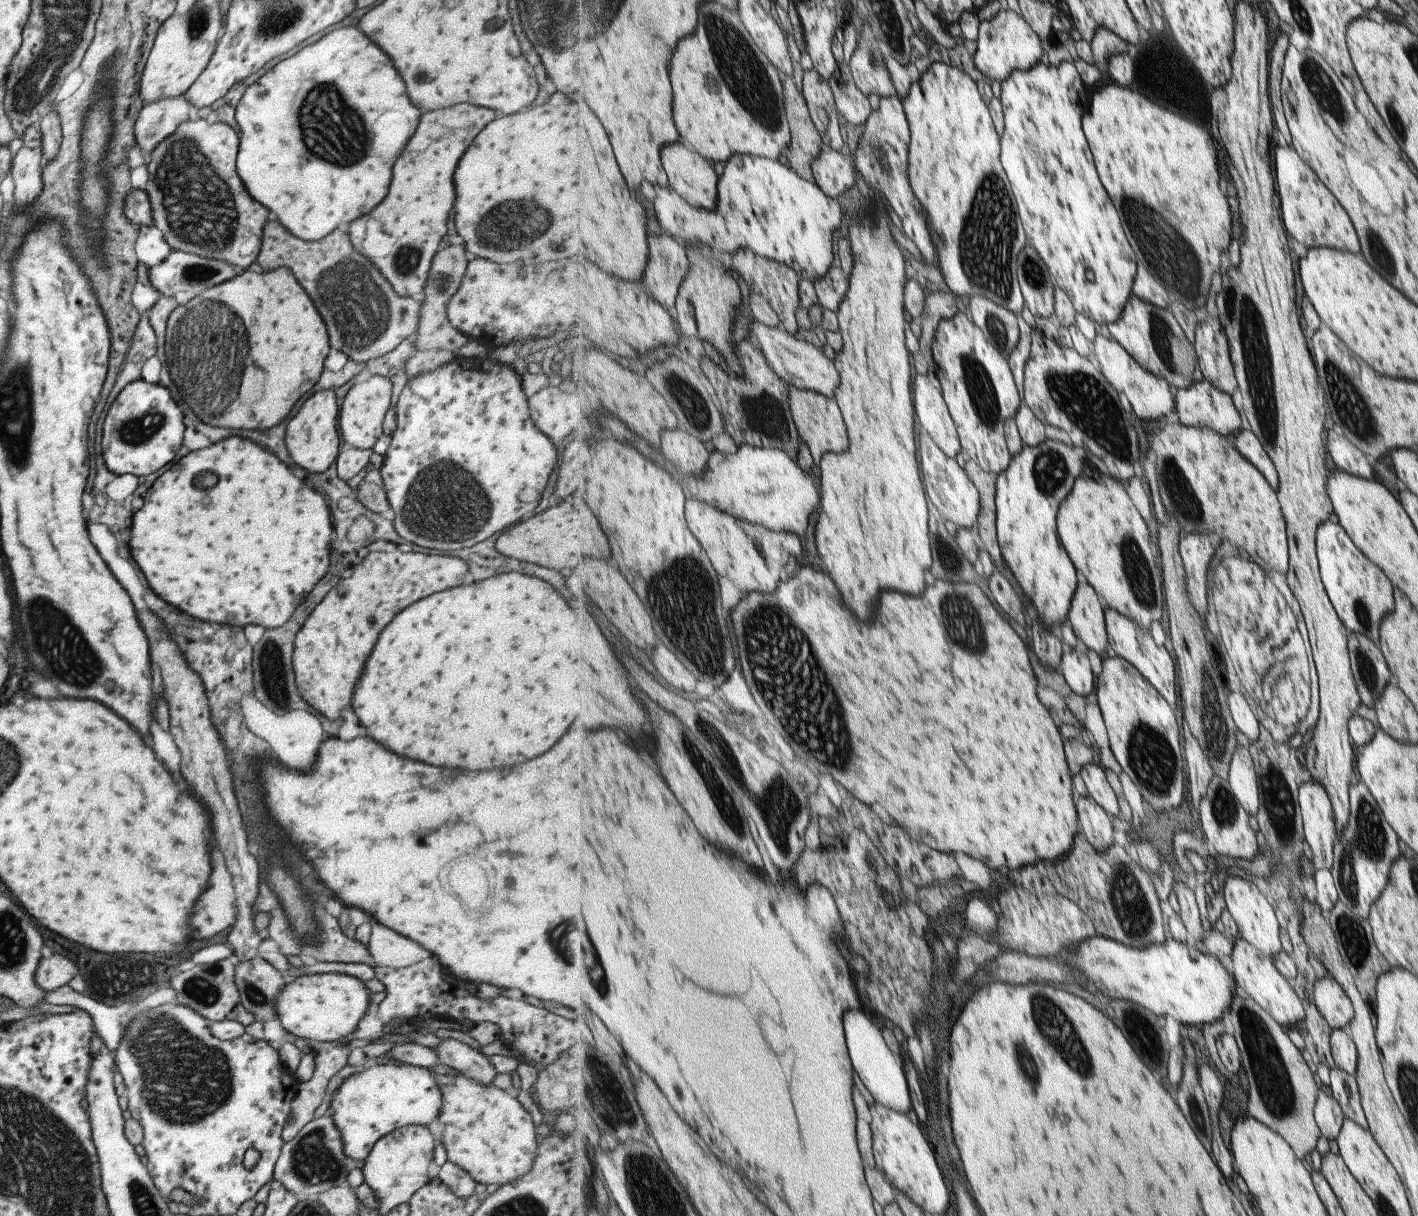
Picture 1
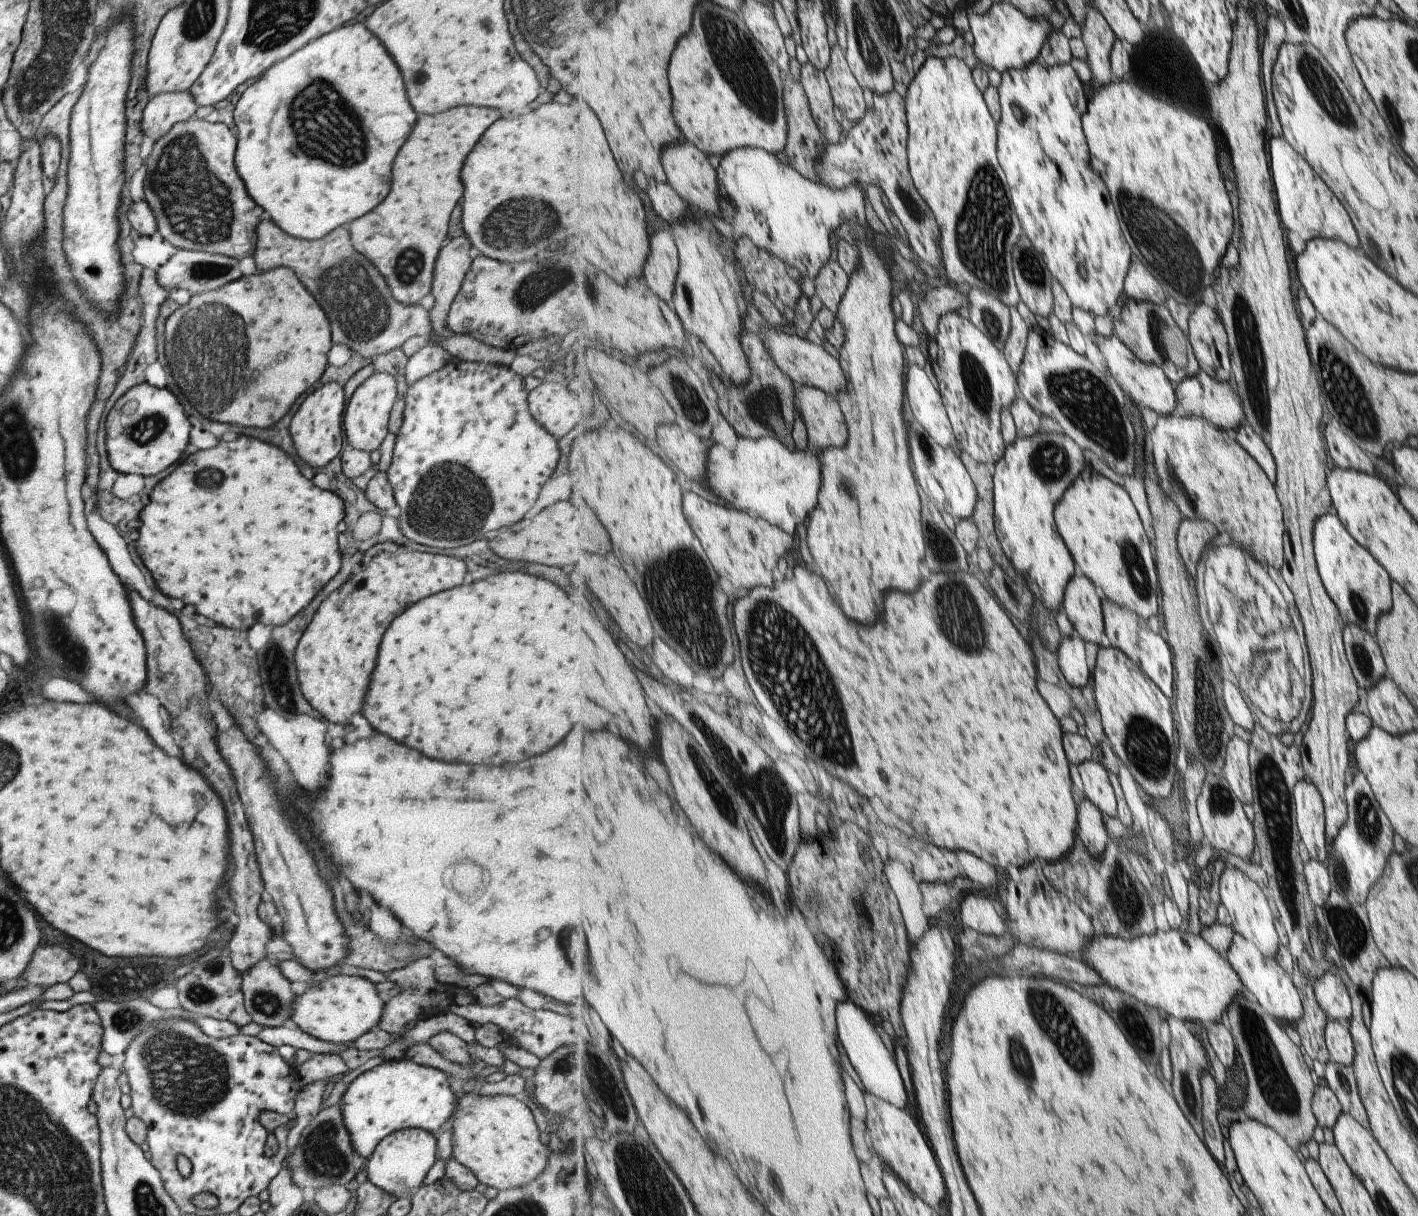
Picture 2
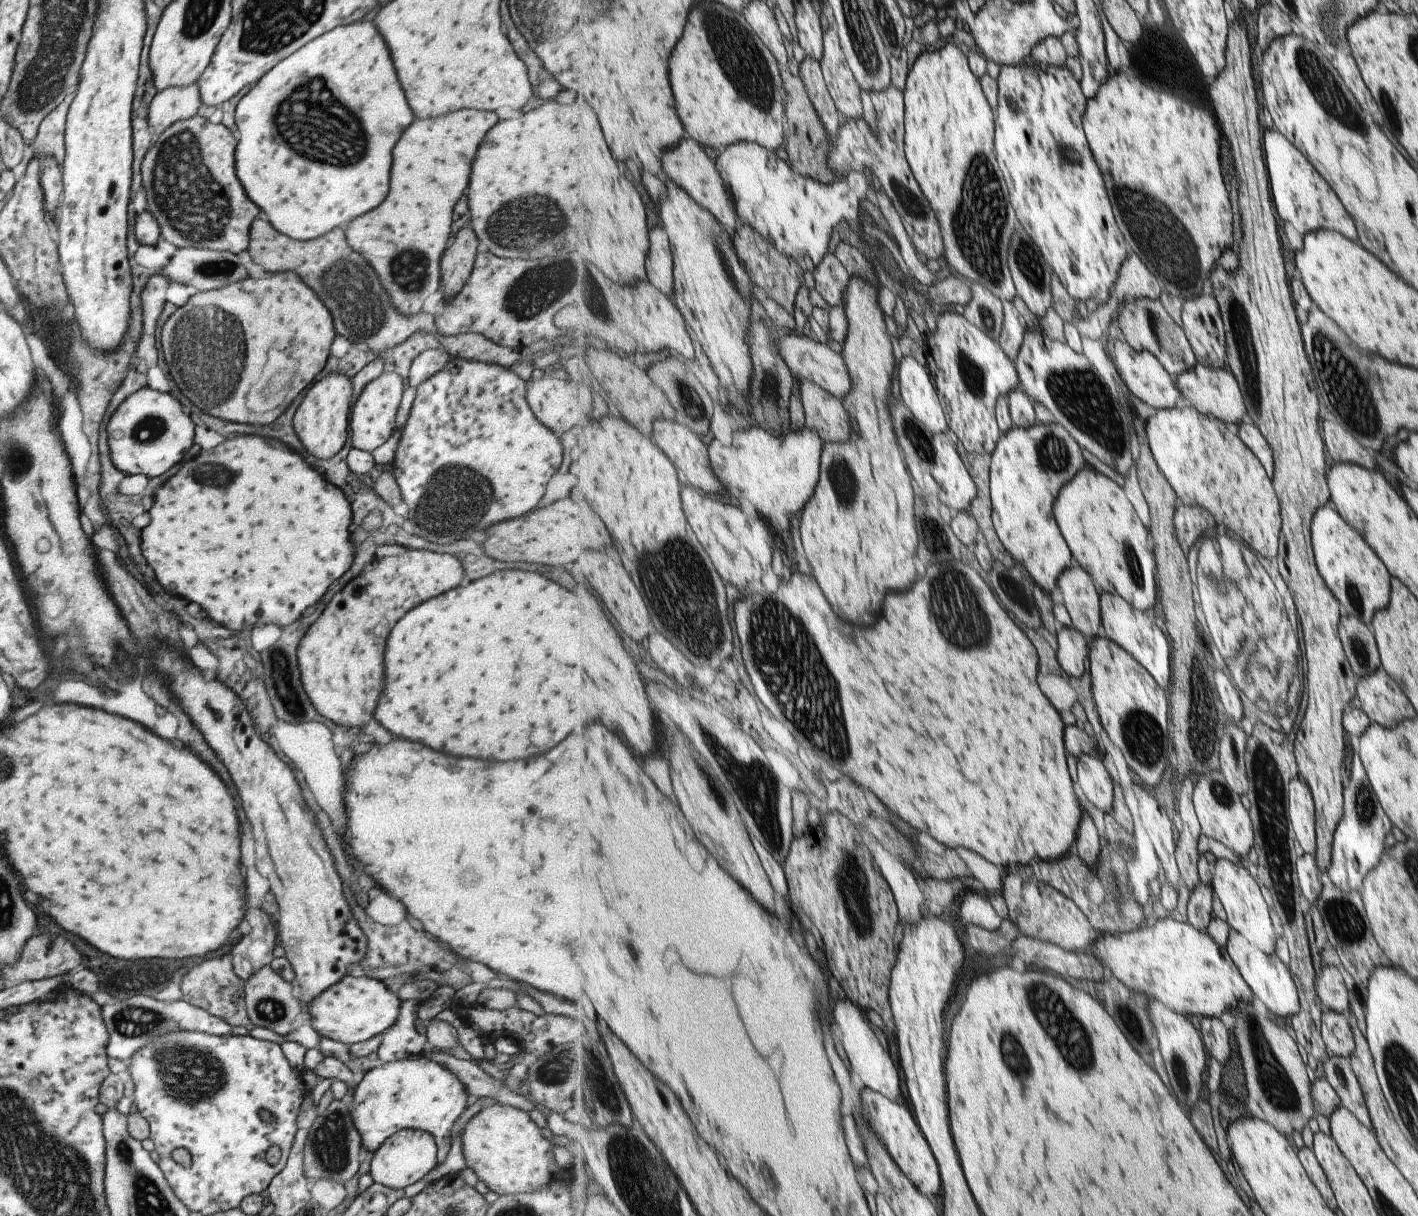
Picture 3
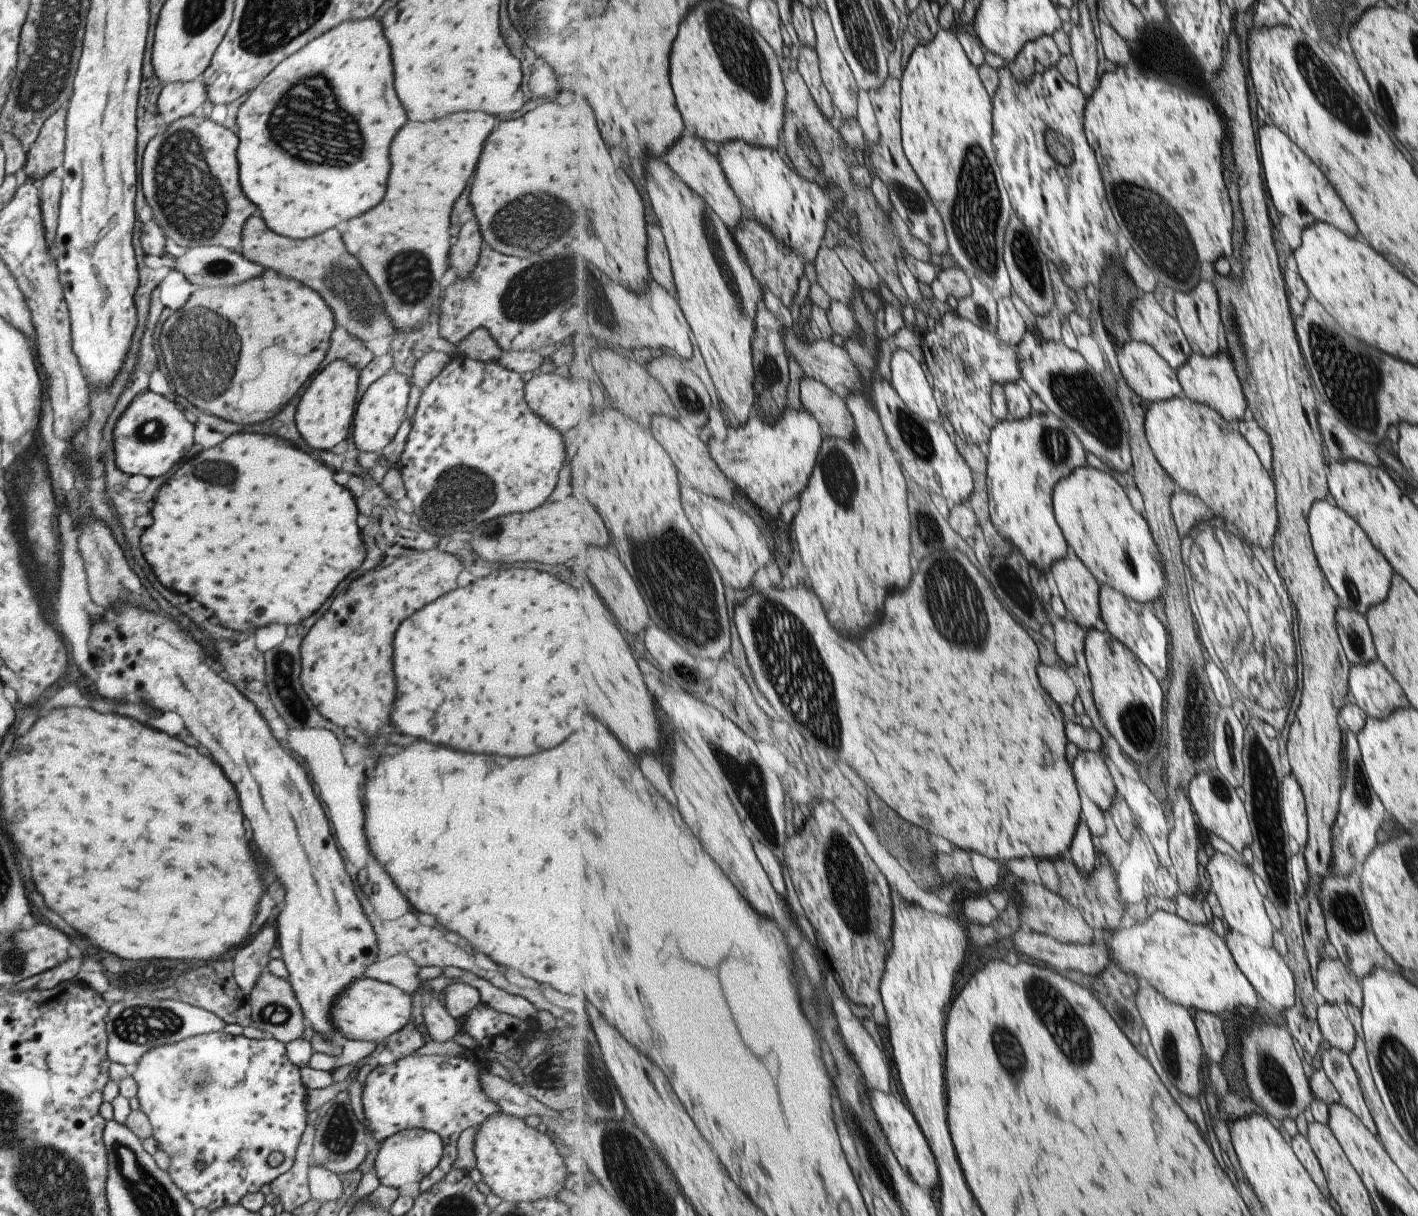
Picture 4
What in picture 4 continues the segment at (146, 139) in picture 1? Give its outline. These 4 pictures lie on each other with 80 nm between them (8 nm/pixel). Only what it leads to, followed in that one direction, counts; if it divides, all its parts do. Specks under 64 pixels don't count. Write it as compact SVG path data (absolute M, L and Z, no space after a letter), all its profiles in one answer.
M200 78L184 83L169 83L162 86L157 95L156 113L161 122L169 124L178 118L191 115L205 99L206 90Z

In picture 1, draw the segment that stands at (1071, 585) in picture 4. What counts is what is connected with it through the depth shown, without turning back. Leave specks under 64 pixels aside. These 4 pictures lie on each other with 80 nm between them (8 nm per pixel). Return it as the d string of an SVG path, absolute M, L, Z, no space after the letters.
M1083 575L1078 579L1079 586L1068 619L1078 641L1083 642L1104 659L1110 645L1105 604Z

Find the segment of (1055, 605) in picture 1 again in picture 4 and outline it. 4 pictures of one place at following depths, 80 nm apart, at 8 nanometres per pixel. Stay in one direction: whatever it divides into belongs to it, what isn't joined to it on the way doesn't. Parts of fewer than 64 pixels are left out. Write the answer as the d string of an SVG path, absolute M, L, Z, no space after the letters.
M1047 411L1045 414L1032 413L1031 416L1016 420L999 420L991 430L991 440L986 448L988 454L988 494L990 514L993 524L1005 540L1009 540L1039 572L1051 571L1057 560L1063 560L1069 551L1062 526L1054 512L1054 491L1061 478L1073 474L1075 468L1087 465L1087 454L1079 436L1065 424L1057 414Z

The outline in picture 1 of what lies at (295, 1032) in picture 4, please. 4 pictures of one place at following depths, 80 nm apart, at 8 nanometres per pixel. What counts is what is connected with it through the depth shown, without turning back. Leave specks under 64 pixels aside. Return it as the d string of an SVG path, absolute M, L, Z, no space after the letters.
M259 956L236 961L232 979L240 1003L254 1018L276 1018L274 1000L285 984L285 975Z

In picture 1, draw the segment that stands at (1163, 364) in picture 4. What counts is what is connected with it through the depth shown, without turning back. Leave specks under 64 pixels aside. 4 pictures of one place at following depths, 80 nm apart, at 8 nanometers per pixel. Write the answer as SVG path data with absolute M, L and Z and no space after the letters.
M1100 334L1094 340L1094 352L1098 359L1098 366L1105 378L1115 387L1117 392L1125 394L1132 406L1132 410L1141 420L1157 420L1171 412L1176 412L1176 398L1173 398L1171 385L1160 376L1143 368L1117 340L1105 338Z

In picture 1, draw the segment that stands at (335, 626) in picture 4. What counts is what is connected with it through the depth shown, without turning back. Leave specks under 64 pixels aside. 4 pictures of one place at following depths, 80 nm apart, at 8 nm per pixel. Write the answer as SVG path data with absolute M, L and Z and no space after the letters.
M369 552L367 554L367 566L363 574L357 574L361 568L355 566L358 561L353 561L351 568L353 574L349 578L339 578L335 586L327 591L327 594L319 601L318 605L306 616L301 628L297 631L293 641L293 650L291 653L291 666L294 672L294 681L299 696L311 708L317 710L328 718L333 720L339 716L339 710L349 704L351 698L351 688L361 674L363 662L373 648L373 642L381 629L403 608L409 604L417 602L419 598L425 598L433 592L445 590L447 588L458 587L463 582L463 576L467 574L468 566L460 558L451 556L419 554L419 552Z

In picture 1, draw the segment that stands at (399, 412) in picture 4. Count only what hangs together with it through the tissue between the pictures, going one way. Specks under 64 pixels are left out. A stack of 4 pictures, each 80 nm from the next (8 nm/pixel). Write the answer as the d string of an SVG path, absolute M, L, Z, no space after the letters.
M372 375L363 380L352 384L344 394L341 408L338 410L339 415L339 434L344 442L350 444L353 448L371 449L373 443L381 432L381 422L383 415L390 407L390 388L389 380L381 375Z

